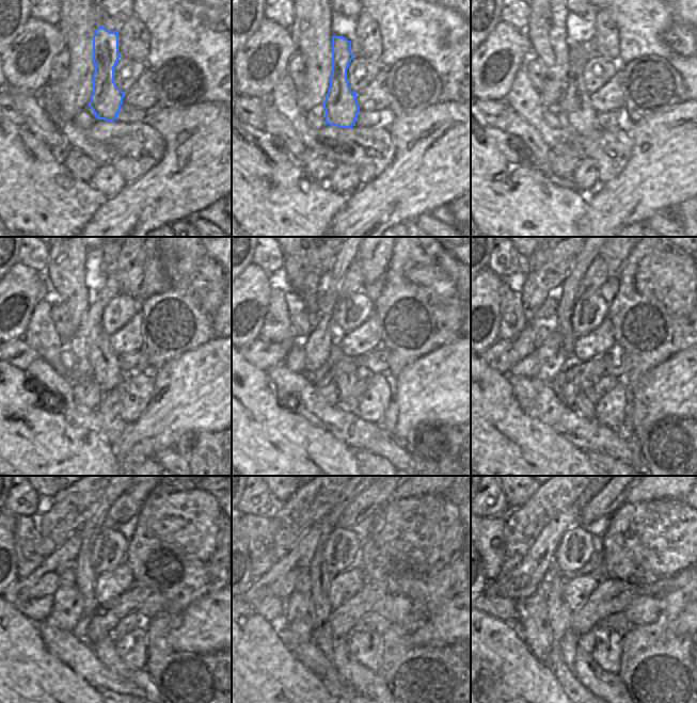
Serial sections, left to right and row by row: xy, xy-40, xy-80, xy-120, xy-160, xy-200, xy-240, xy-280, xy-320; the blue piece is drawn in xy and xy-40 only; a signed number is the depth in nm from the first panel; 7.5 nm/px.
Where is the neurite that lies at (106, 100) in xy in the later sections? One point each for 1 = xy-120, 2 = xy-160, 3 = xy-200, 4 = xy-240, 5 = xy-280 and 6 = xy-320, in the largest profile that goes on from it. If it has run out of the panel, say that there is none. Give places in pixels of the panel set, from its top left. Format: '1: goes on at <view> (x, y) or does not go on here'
1: goes on at xy-120 (107, 371)
2: goes on at xy-160 (346, 371)
3: goes on at xy-200 (583, 405)
4: goes on at xy-240 (105, 649)
5: goes on at xy-280 (367, 683)
6: goes on at xy-320 (610, 687)

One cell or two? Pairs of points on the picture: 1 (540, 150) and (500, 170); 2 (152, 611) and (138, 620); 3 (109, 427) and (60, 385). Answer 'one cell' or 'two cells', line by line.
1: two cells
2: two cells
3: one cell

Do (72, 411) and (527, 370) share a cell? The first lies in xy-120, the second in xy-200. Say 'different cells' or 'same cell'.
different cells

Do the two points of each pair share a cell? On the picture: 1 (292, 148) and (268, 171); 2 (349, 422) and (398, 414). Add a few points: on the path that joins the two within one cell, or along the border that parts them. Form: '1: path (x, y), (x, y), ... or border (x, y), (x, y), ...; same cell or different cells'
1: border (270, 134), (295, 163), (301, 164); different cells
2: border (378, 425), (397, 442); different cells

